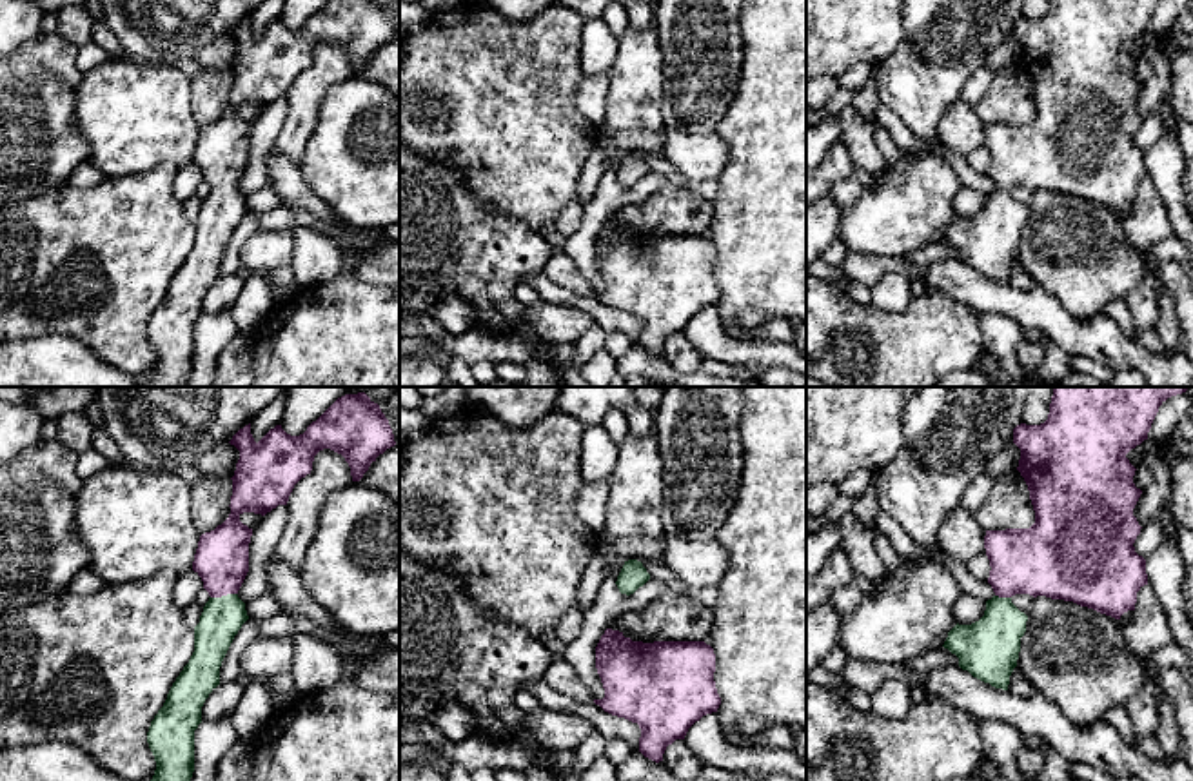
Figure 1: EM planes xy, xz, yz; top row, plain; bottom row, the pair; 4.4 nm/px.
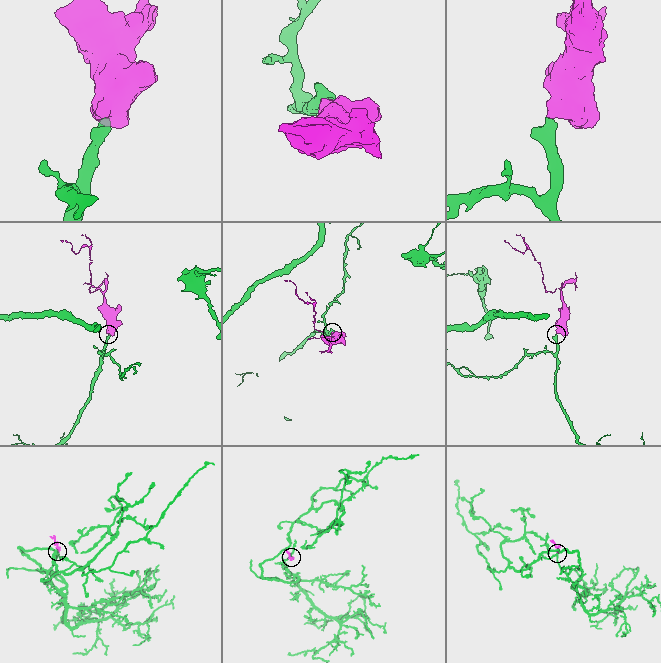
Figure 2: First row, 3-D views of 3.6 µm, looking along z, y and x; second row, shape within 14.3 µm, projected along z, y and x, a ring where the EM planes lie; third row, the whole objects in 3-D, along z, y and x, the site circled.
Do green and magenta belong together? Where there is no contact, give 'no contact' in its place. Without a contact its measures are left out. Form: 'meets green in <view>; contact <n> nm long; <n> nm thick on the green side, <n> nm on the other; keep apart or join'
meets green in xy; contact 120 nm long; 180 nm thick on the green side, 240 nm on the other; join

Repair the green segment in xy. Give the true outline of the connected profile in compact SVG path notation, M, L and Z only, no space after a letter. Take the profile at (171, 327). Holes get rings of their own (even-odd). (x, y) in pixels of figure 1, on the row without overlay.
M329 0L303 27L291 29L276 18L258 36L249 16L229 36L240 44L231 71L231 107L200 129L192 154L211 191L194 220L194 245L151 314L147 336L156 363L142 387L185 387L194 365L194 323L202 316L202 300L220 278L222 254L249 213L238 183L249 165L252 122L240 109L265 109L287 98L294 78L311 67L314 49L323 42L341 47L352 74L360 74L370 56L396 38L380 0Z

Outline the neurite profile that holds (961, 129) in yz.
M964 100L950 105L939 120L939 140L953 153L968 156L977 147L984 147L986 122L977 114L975 107Z

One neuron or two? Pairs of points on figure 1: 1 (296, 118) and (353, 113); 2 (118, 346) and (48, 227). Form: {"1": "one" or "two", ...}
{"1": "two", "2": "one"}

